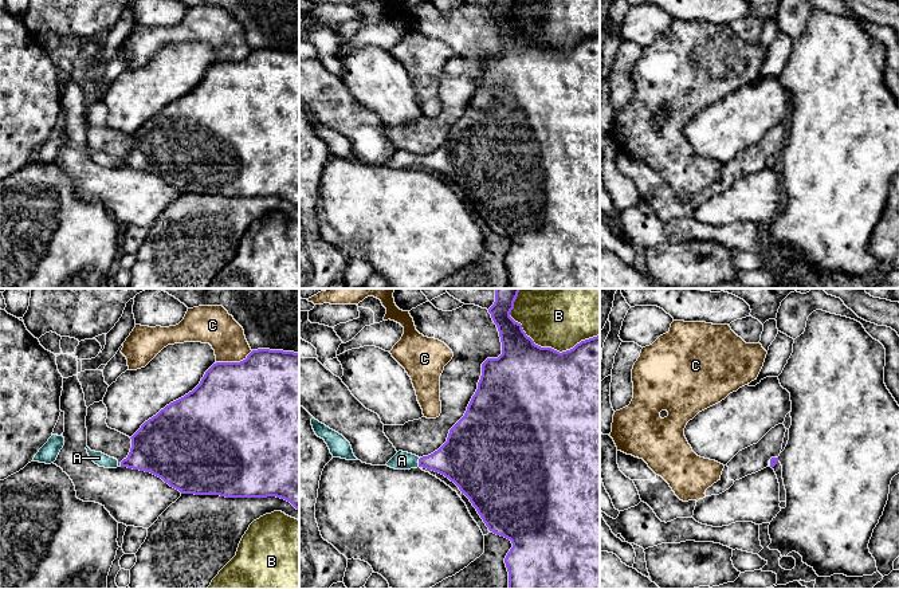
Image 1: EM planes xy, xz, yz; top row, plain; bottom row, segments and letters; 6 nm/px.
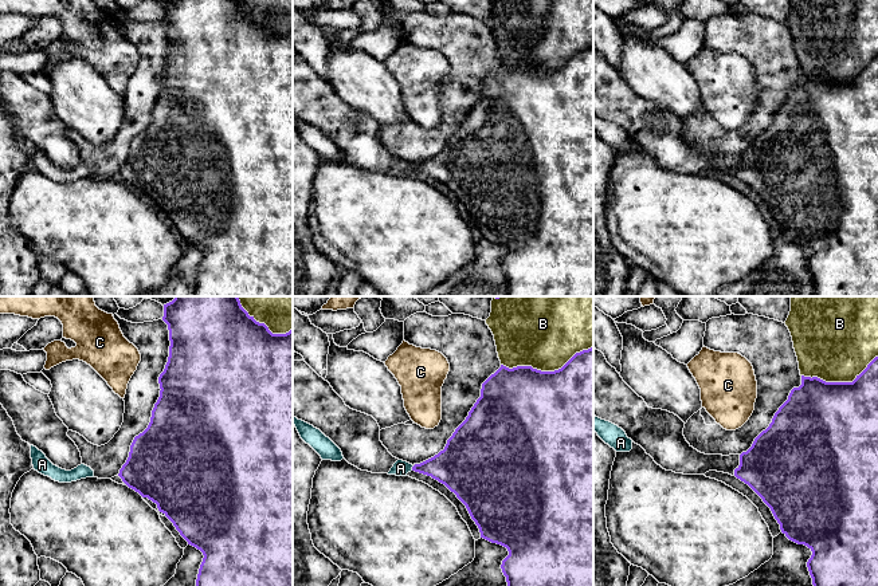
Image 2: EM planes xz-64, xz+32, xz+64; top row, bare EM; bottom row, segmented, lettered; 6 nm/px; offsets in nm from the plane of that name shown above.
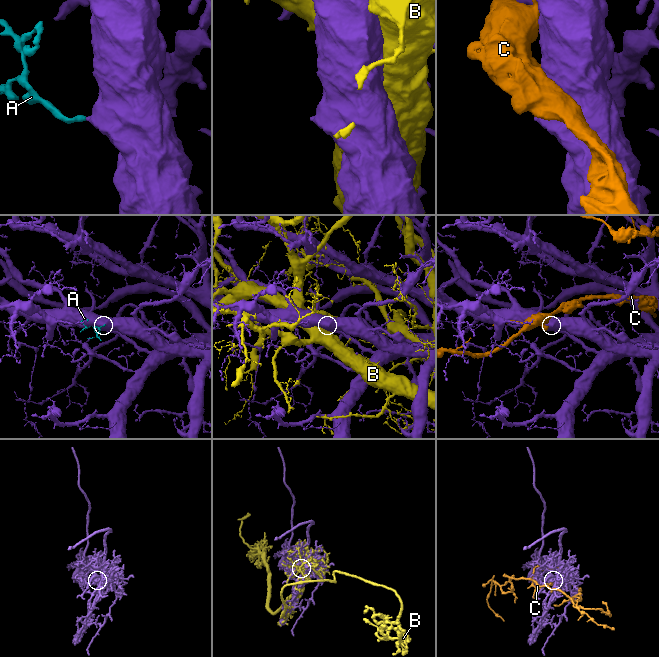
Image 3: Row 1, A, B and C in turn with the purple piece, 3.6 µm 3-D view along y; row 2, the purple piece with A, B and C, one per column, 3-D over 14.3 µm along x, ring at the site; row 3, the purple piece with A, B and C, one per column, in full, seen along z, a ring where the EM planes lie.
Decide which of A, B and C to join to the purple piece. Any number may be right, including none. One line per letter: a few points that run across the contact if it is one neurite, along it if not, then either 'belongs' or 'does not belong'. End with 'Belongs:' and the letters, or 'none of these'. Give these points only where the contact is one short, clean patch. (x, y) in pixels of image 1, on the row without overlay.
A: line xz (460, 158), (419, 161), (401, 160); belongs
B: does not belong
C: does not belong
Belongs: A

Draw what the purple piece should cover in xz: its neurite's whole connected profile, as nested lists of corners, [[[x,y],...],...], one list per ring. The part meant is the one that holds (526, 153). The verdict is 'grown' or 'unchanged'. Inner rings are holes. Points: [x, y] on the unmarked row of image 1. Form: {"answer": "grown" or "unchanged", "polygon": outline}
{"answer": "grown", "polygon": [[[495,0],[488,8],[498,27],[502,54],[487,58],[482,63],[482,75],[464,115],[450,129],[447,141],[433,153],[419,157],[399,150],[386,165],[394,169],[423,166],[432,169],[454,181],[464,193],[490,231],[511,240],[513,247],[505,258],[509,271],[509,288],[600,288],[600,35],[581,40],[573,48],[557,51],[541,47],[526,35],[522,24],[510,12],[515,0]]]}

